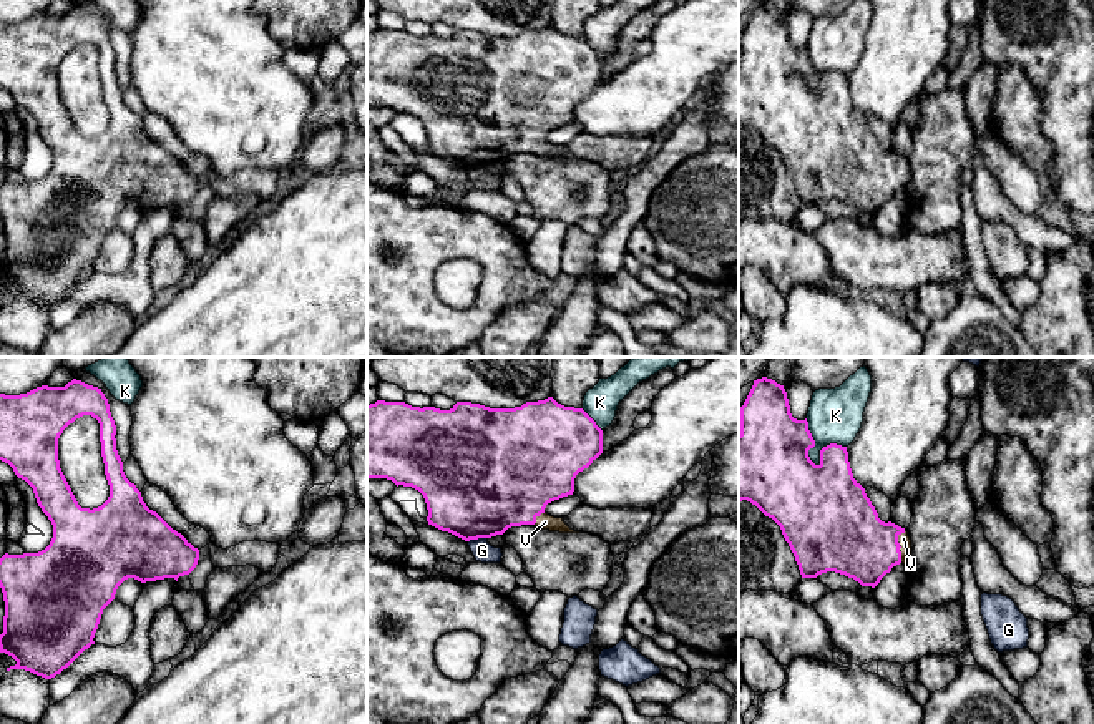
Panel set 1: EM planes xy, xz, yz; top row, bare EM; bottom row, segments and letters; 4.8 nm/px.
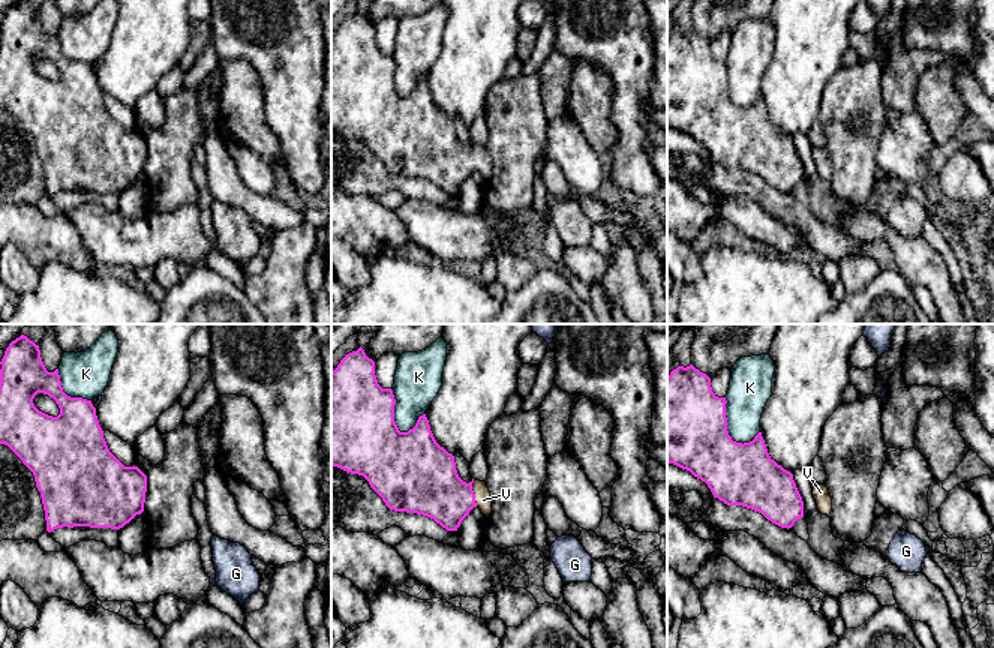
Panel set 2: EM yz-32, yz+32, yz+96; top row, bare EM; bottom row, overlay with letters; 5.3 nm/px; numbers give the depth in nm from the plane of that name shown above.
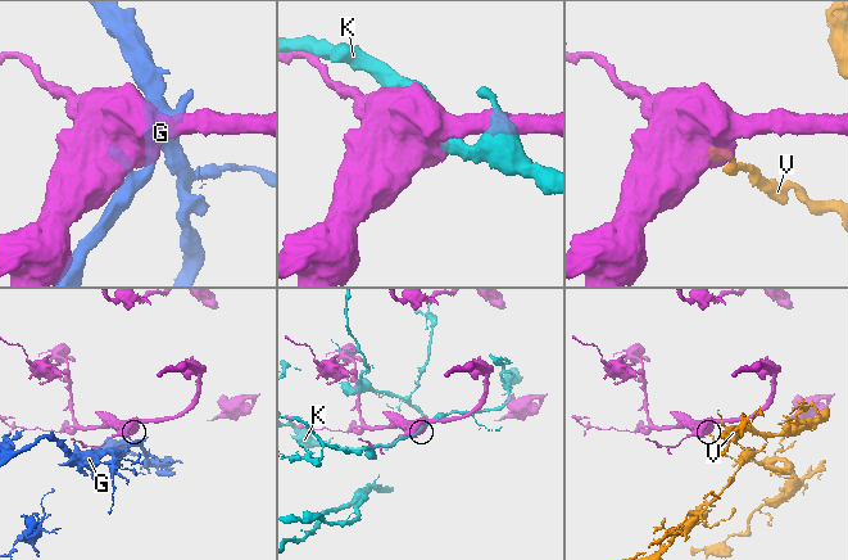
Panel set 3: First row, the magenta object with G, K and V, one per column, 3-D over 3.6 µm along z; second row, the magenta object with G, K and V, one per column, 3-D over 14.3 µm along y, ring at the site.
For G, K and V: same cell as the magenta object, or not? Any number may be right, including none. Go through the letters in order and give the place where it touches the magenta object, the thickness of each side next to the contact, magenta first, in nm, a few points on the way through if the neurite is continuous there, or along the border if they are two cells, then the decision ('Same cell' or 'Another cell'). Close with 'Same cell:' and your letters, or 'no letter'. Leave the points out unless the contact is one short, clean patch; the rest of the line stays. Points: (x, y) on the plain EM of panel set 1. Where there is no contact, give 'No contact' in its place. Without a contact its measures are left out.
G: Touches magenta at xz (477, 166). Thickness 500 nm (magenta) against 100 nm. Boundary: xz (487, 165), (468, 170). Another cell
K: Touches magenta at yz (812, 90). Thickness 440 nm (magenta) against 260 nm. Another cell
V: Touches magenta at yz (900, 175). Thickness 340 nm (magenta) against 60 nm. Path across: yz (850, 166), (865, 175), (900, 175), (903, 166). Same cell
Same cell: V

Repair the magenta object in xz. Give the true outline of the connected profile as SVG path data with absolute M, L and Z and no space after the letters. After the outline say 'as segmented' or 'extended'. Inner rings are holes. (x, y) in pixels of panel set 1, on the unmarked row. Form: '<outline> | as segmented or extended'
M553 25L515 37L490 37L471 30L457 30L450 38L385 28L367 33L367 106L387 106L397 115L418 118L427 131L428 153L465 169L503 163L508 156L521 153L579 161L563 146L548 143L545 136L554 128L573 123L576 103L601 81L603 58L596 50L583 37L564 35Z | extended

